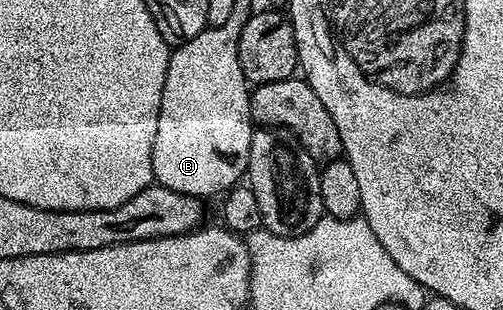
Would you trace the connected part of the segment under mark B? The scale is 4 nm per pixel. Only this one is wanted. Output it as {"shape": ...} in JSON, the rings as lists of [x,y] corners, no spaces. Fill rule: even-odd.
{"shape":[[[207,30],[171,51],[168,74],[164,78],[164,94],[160,102],[160,118],[156,126],[156,142],[152,146],[154,179],[168,190],[199,198],[225,194],[246,176],[250,143],[255,125],[250,118],[251,89],[238,70],[238,36],[228,30]]]}

